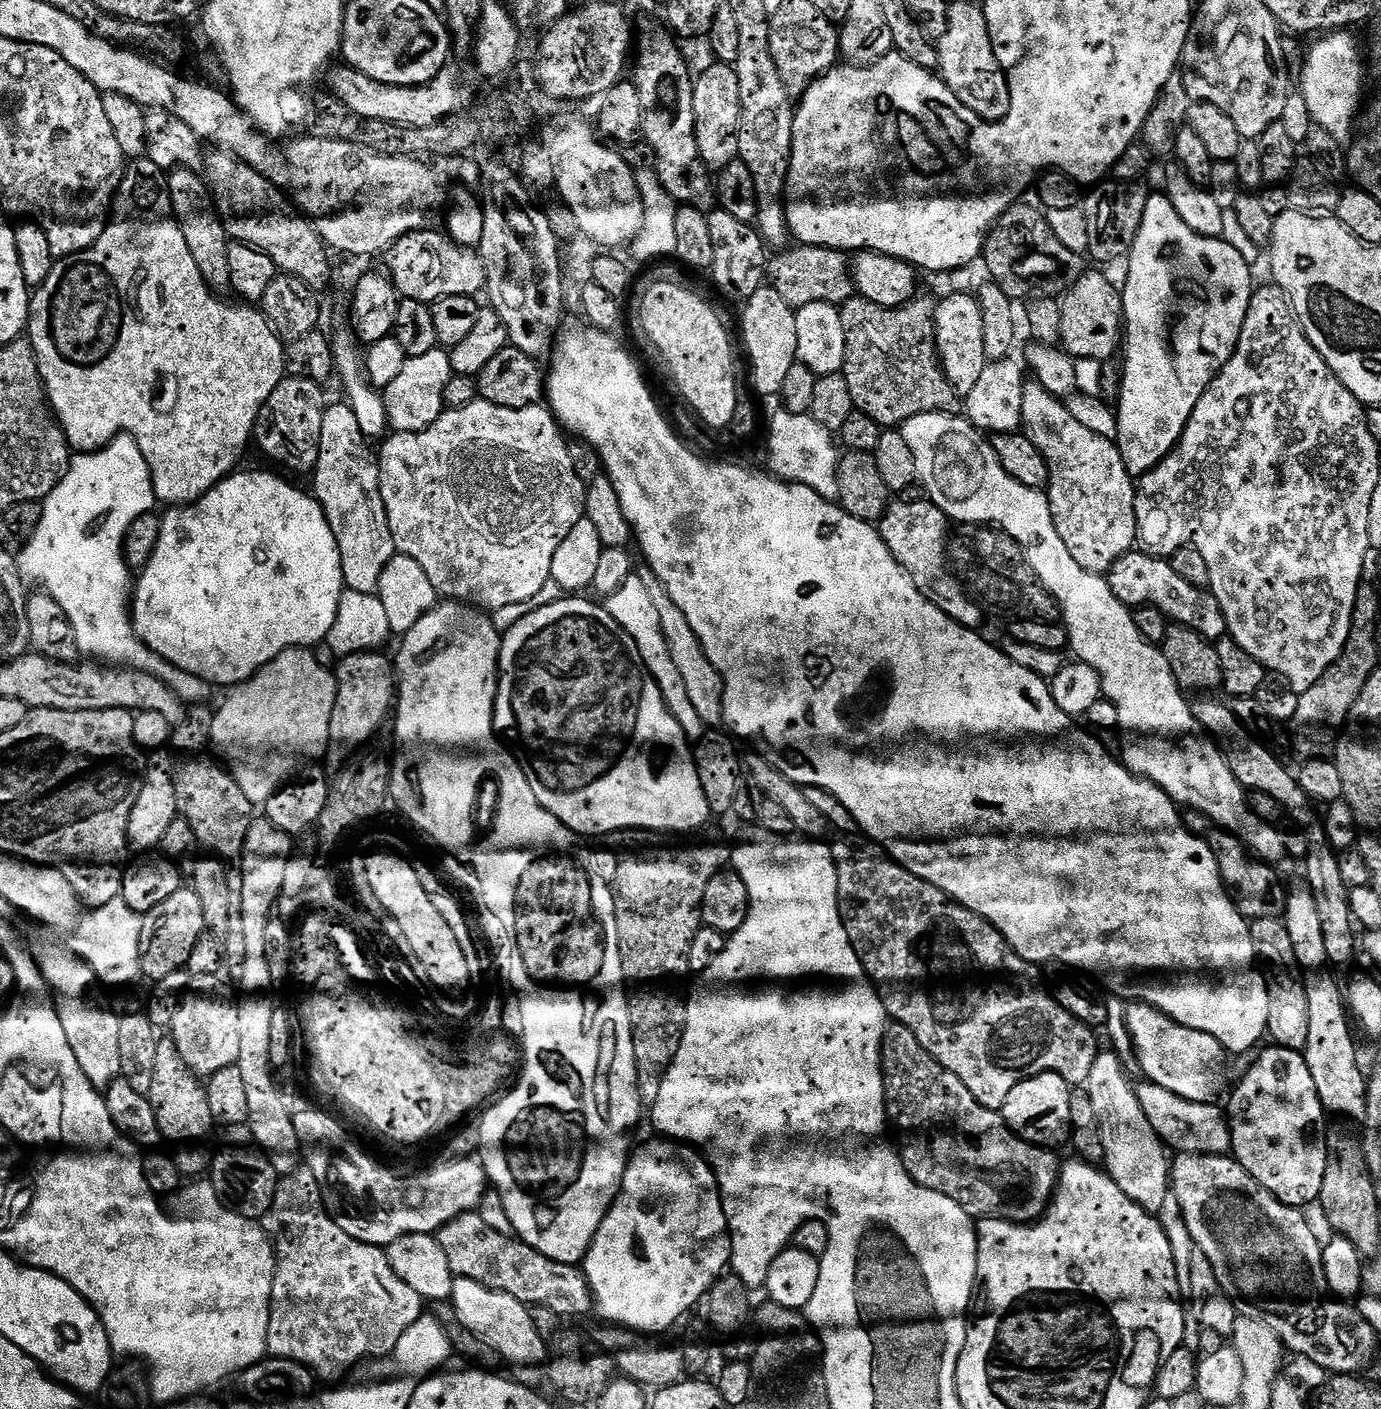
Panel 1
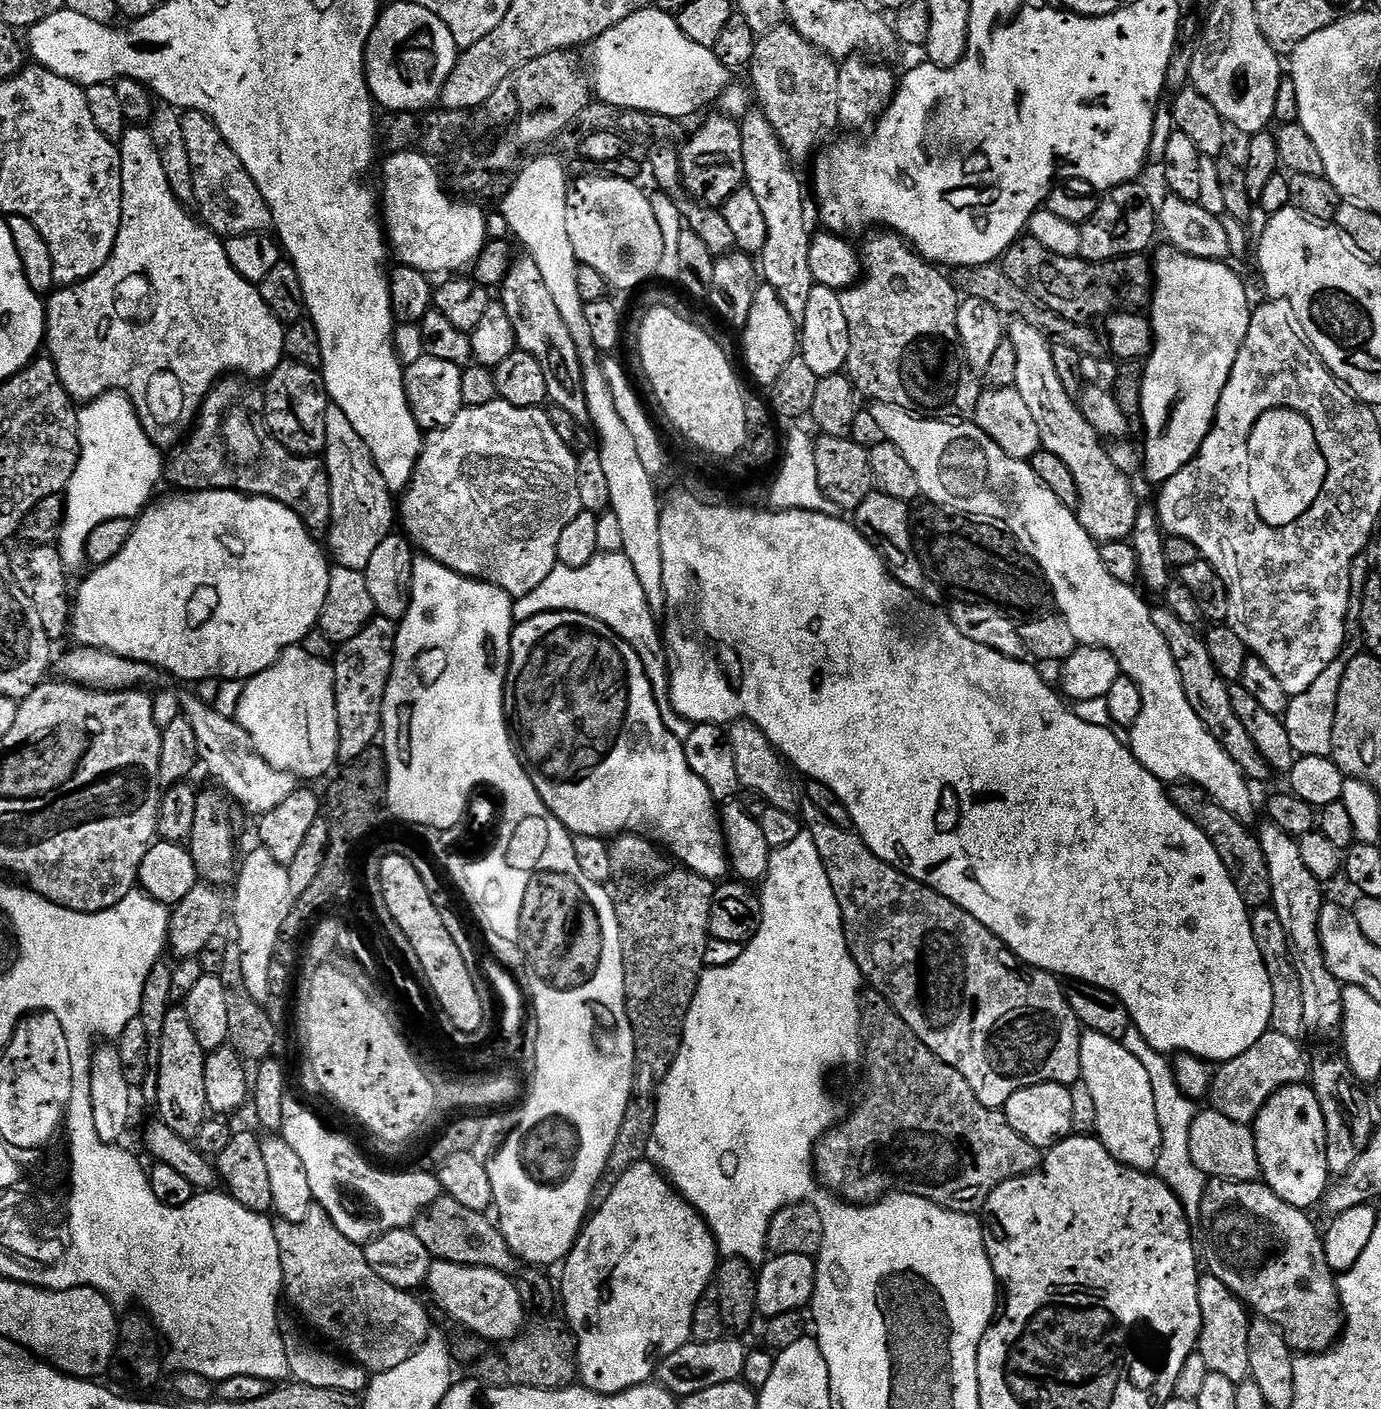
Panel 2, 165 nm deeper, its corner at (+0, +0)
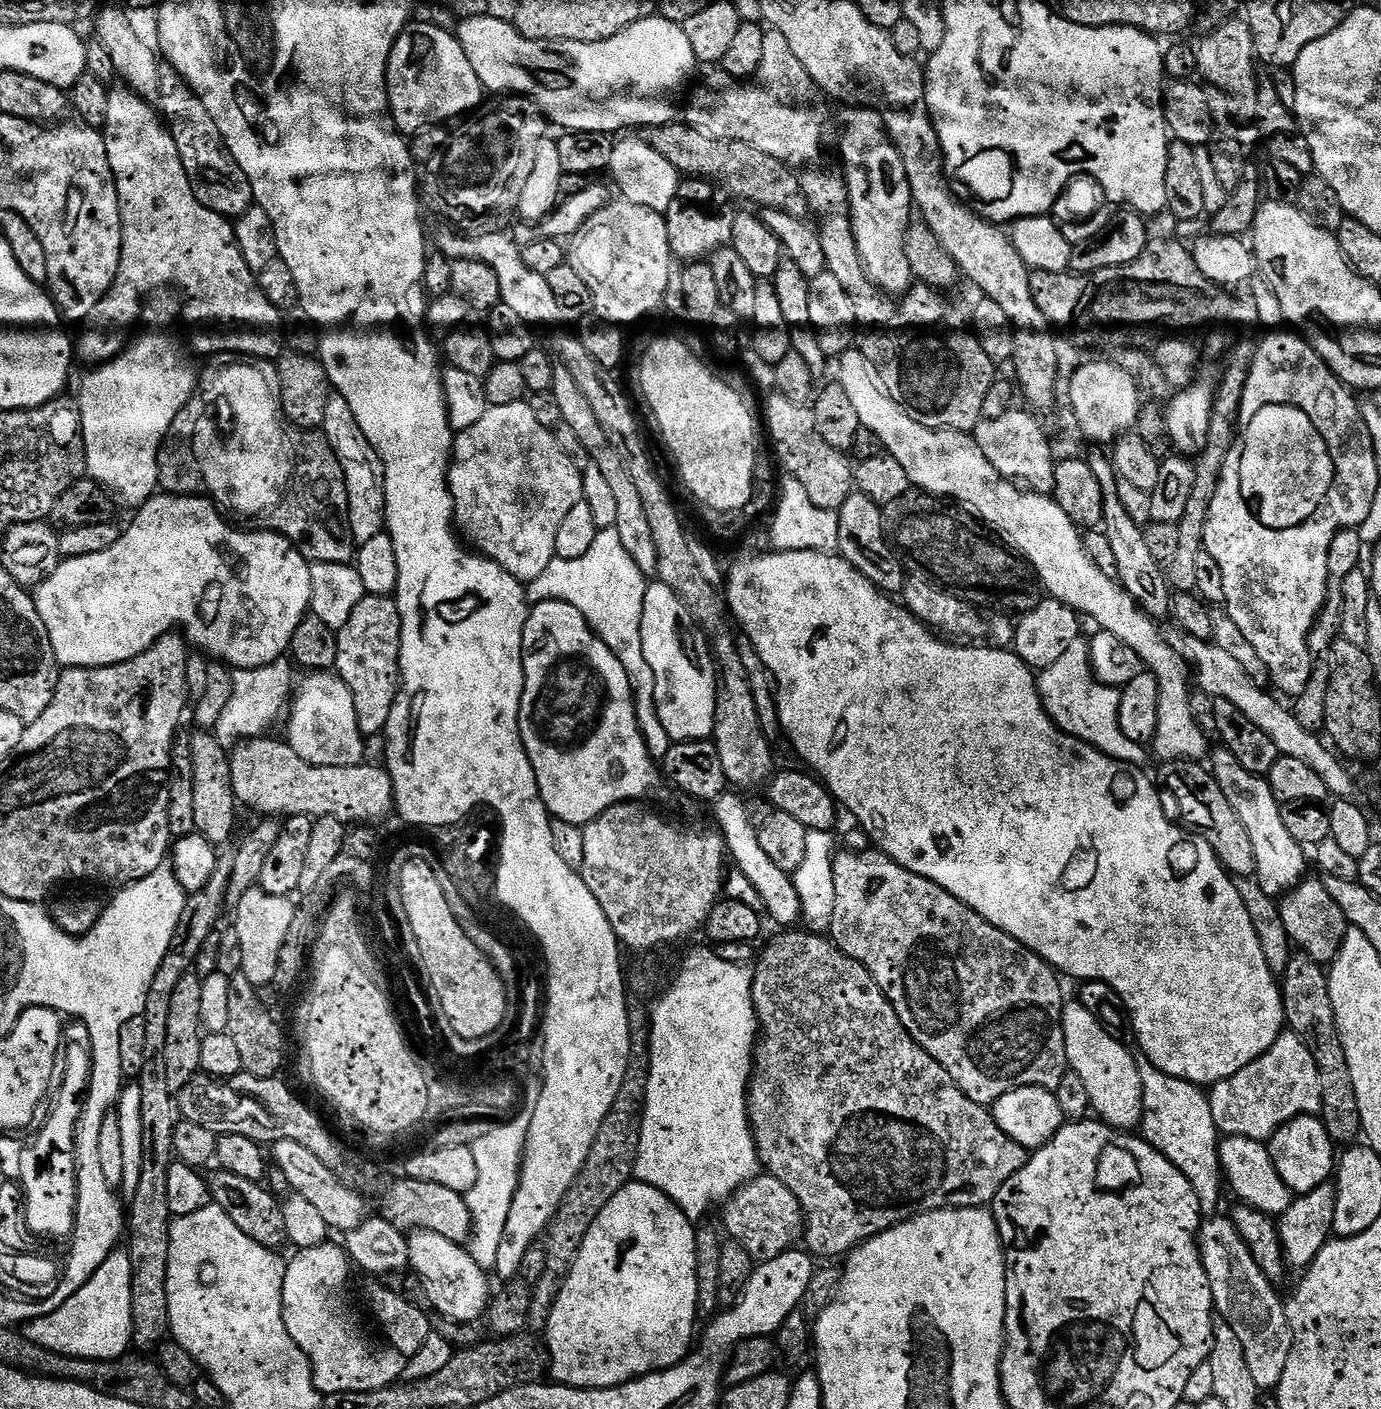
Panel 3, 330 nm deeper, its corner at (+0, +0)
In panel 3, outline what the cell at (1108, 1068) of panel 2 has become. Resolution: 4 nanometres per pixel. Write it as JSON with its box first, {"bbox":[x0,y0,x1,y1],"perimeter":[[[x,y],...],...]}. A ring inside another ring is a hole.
{"bbox":[1062,1002,1143,1129],"perimeter":[[[1079,1002],[1065,1003],[1062,1010],[1062,1034],[1066,1038],[1069,1069],[1082,1078],[1089,1095],[1091,1111],[1112,1128],[1135,1129],[1143,1118],[1143,1088],[1137,1057],[1128,1053],[1129,1045],[1114,1042],[1098,1018],[1094,1018],[1094,1014],[1090,1014],[1090,1010],[1086,1010],[1086,1006]]]}

